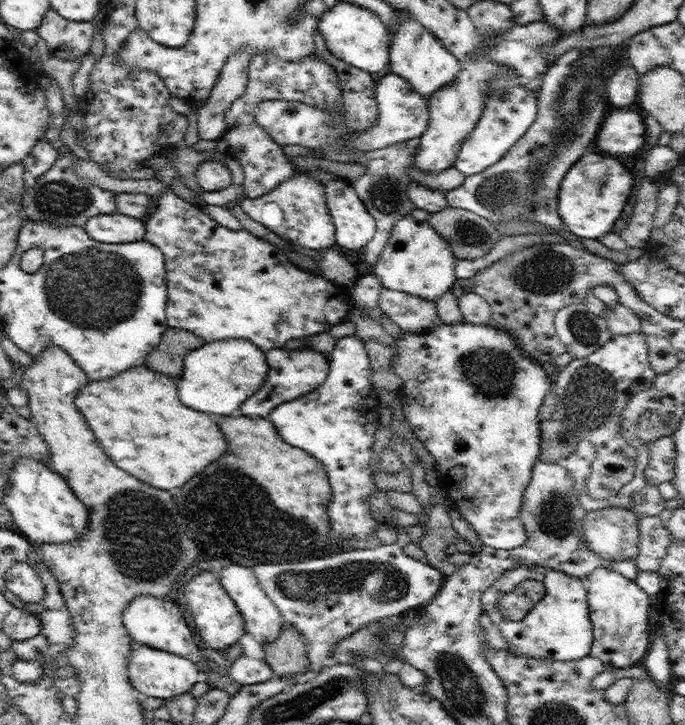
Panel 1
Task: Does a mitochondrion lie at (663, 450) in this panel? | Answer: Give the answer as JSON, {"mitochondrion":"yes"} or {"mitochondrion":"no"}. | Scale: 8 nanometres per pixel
{"mitochondrion":"no"}

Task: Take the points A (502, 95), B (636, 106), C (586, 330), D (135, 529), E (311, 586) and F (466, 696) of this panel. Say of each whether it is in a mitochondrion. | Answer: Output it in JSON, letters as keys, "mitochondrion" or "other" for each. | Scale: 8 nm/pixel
{"A":"mitochondrion","B":"other","C":"mitochondrion","D":"mitochondrion","E":"mitochondrion","F":"mitochondrion"}

